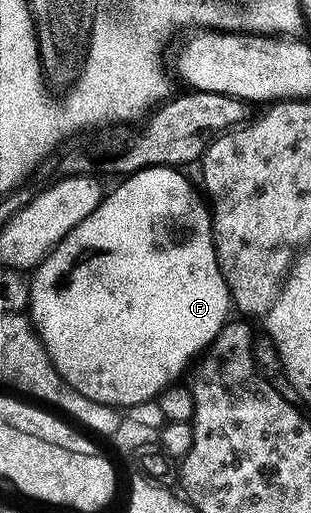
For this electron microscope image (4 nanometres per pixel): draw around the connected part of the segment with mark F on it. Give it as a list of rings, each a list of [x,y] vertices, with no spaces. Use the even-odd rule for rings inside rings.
[[[143,167],[140,171],[132,171],[126,176],[127,179],[124,183],[116,185],[112,191],[108,190],[104,194],[103,198],[99,200],[97,209],[93,209],[93,213],[89,213],[89,217],[85,217],[85,221],[81,221],[81,225],[77,225],[73,230],[66,235],[57,246],[50,251],[44,258],[42,263],[38,267],[34,268],[33,274],[29,279],[29,318],[35,325],[35,332],[39,334],[39,340],[45,345],[45,349],[49,353],[49,357],[53,361],[53,365],[61,374],[63,379],[70,385],[75,387],[82,395],[89,397],[95,403],[105,403],[108,407],[116,409],[126,409],[137,405],[137,401],[145,401],[146,399],[153,399],[158,396],[159,392],[163,388],[169,386],[170,383],[176,382],[180,378],[179,375],[183,371],[183,366],[190,361],[191,358],[194,360],[200,353],[206,352],[207,348],[211,346],[213,340],[219,336],[219,328],[224,323],[228,322],[229,315],[227,315],[227,307],[232,306],[231,294],[227,292],[227,286],[223,280],[223,274],[219,268],[219,262],[217,261],[217,253],[215,252],[215,242],[213,241],[213,233],[211,232],[211,212],[208,204],[205,202],[204,196],[190,183],[189,180],[183,176],[182,170],[173,167]]]

